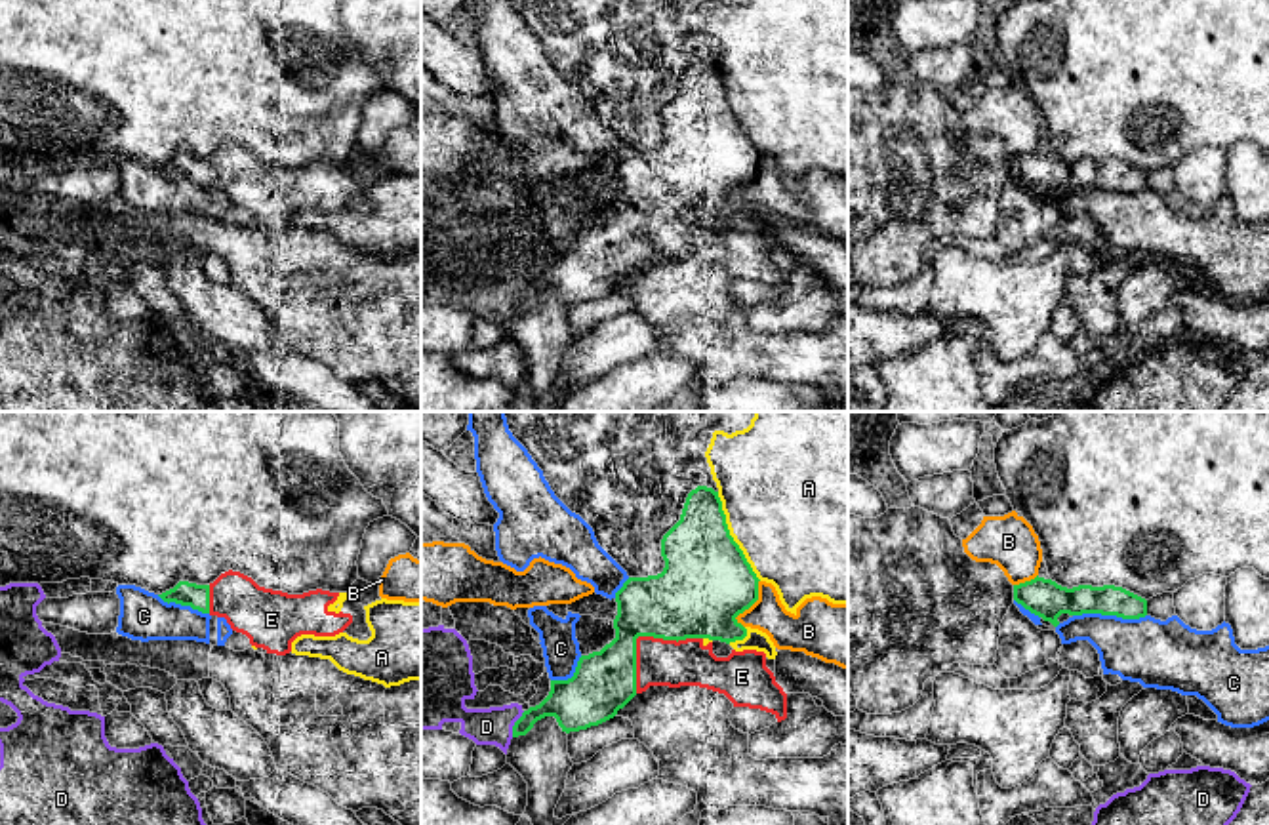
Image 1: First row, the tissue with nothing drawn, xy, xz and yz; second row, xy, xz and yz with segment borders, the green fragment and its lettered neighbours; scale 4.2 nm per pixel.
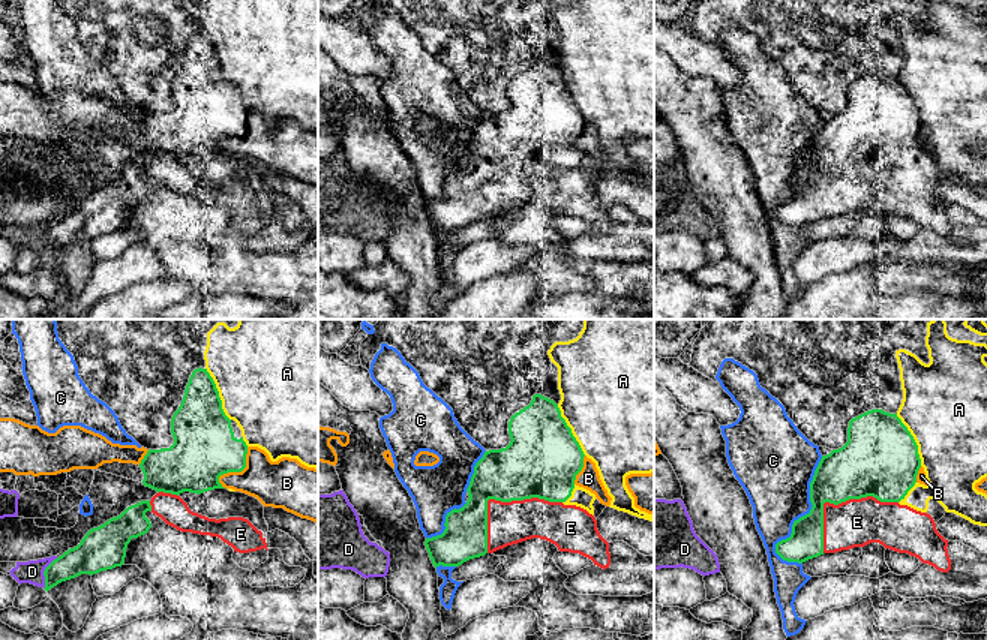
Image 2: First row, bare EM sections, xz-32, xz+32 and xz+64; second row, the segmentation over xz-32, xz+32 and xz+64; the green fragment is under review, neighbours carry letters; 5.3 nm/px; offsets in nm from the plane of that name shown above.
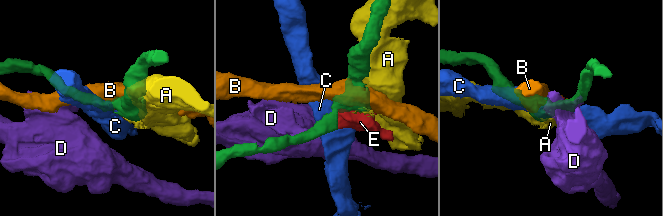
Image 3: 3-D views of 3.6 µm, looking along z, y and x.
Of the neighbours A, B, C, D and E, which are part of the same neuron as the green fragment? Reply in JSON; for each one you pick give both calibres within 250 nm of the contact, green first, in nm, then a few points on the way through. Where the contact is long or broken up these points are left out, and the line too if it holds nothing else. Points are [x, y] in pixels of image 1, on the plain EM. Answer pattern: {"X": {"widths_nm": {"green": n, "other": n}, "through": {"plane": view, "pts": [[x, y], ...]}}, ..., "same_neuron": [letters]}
{"E": {"widths_nm": {"green": 320, "other": 190}}, "same_neuron": ["E"]}

